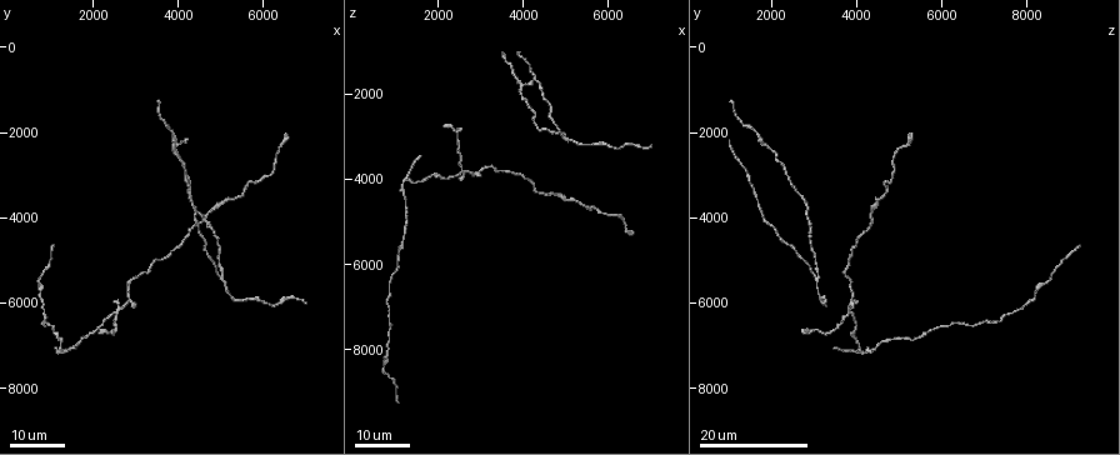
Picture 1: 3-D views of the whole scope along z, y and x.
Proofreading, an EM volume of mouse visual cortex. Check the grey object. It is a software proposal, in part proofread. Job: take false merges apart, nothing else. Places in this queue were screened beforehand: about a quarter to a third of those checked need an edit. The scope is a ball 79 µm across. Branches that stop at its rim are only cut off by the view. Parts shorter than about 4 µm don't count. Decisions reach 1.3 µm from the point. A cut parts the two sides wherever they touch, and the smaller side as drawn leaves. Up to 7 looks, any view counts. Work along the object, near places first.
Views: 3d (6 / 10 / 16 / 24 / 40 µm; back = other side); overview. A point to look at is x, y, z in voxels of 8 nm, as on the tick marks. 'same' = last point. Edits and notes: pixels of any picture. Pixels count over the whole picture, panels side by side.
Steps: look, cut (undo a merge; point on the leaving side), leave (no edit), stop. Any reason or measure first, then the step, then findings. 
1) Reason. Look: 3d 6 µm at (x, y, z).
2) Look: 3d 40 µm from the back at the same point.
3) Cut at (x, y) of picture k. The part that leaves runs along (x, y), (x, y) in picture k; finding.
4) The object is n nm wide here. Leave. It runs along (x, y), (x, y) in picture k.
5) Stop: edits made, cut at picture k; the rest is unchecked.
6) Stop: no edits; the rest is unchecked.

Three-way junction. Look: 3d 16 µm at (1350, 7200, 4000).

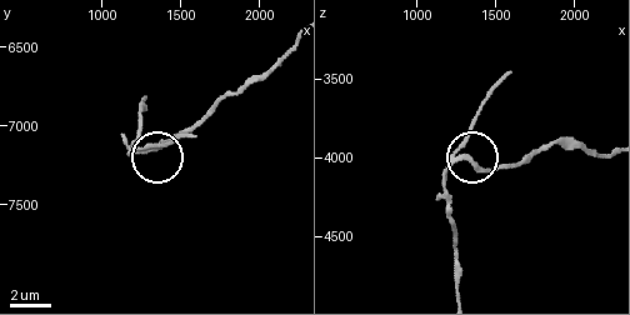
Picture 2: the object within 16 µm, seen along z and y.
Look: 3d 6 µm at (1300, 7160, 4000).

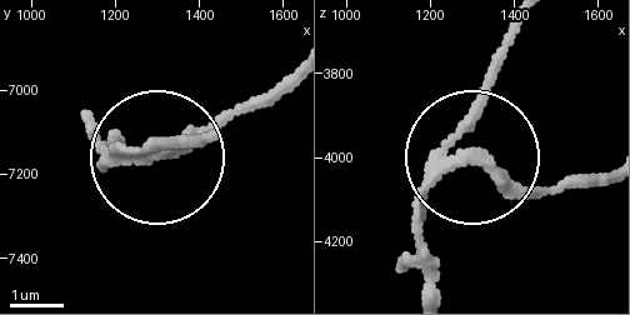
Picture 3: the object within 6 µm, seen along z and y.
Cut at (164, 144) of picture 3. The part that leaves runs along (458, 168), (421, 208), (421, 288) in picture 3; two neurons meet here.

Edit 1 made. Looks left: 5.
Look: overview.

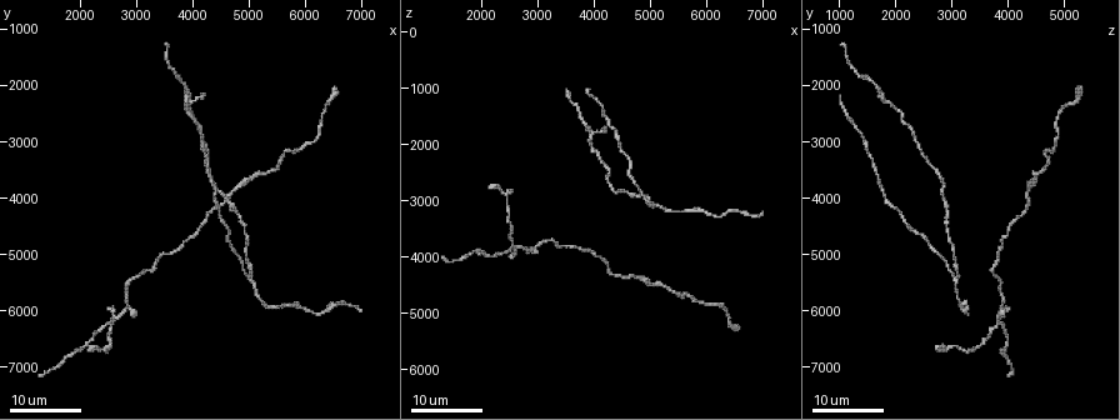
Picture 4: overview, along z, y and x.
Branch point. Look: 3d 16 µm at (2500, 6250, 3850).

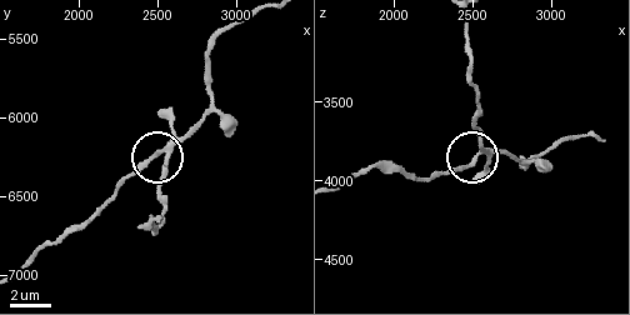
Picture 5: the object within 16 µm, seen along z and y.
Look: 3d 6 µm at (2540, 6200, 3840).

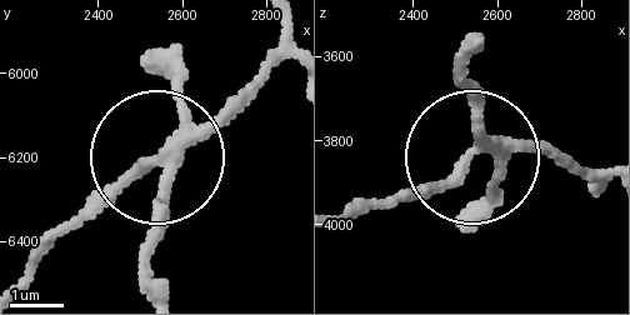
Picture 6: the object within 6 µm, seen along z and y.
The side arm is 13 µm long. Cut at (160, 205) of picture 6. The part that leaves runs along (493, 140), (465, 60) in picture 6; a second neuron is stuck on.

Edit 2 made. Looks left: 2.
Stop: edits made, cut at picture 3, cut at picture 6; the rest is unchecked.

